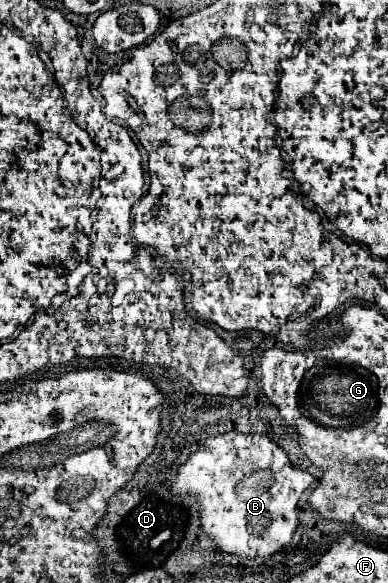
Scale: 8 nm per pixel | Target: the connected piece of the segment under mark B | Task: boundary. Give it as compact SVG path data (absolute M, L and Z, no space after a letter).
M237 431L207 439L189 461L179 469L179 475L170 487L172 495L193 495L201 509L201 529L219 545L223 553L237 557L271 557L291 541L297 529L297 503L301 493L315 481L307 471L297 469L287 453L263 435L243 435Z

